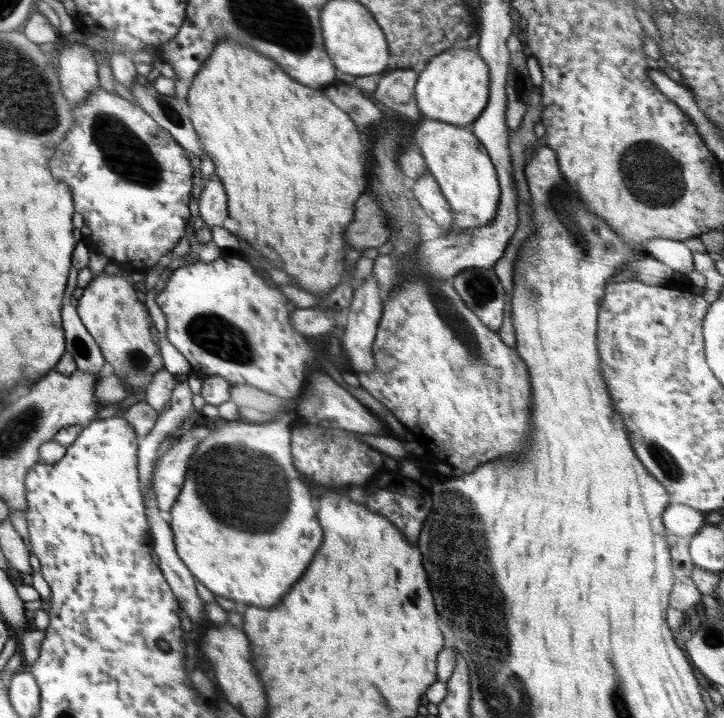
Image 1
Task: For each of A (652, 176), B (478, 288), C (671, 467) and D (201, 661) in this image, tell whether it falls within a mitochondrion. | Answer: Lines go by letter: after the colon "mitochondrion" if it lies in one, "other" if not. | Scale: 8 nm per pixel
A: mitochondrion
B: mitochondrion
C: mitochondrion
D: other

